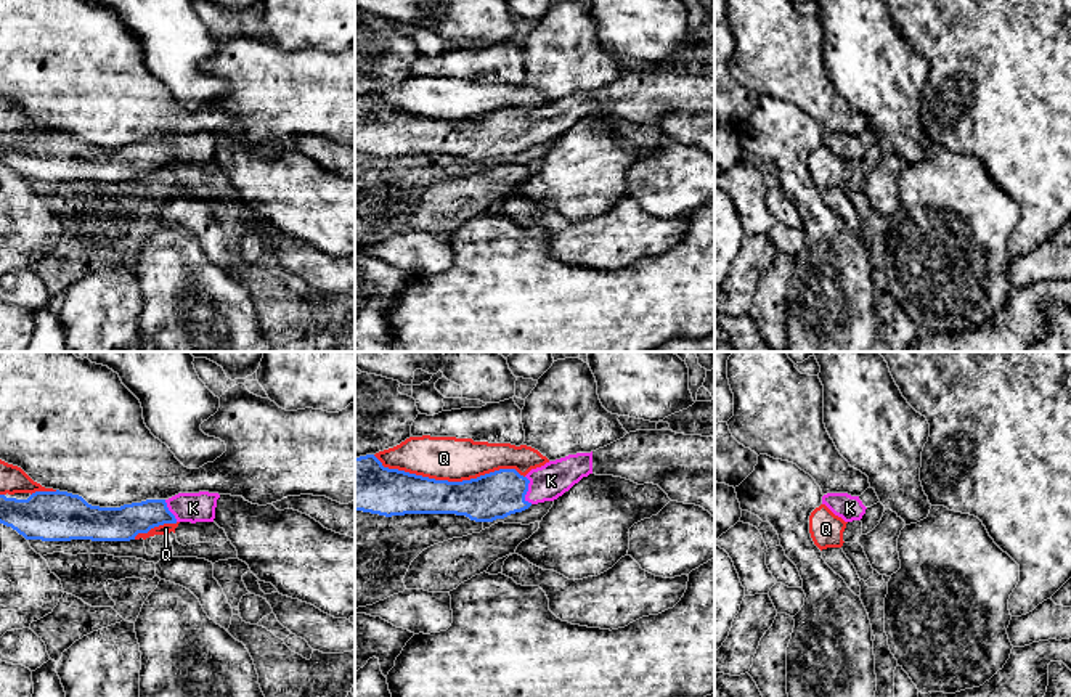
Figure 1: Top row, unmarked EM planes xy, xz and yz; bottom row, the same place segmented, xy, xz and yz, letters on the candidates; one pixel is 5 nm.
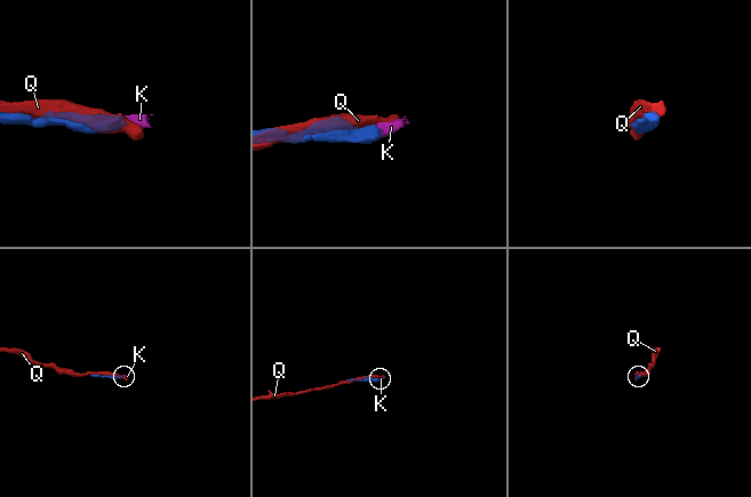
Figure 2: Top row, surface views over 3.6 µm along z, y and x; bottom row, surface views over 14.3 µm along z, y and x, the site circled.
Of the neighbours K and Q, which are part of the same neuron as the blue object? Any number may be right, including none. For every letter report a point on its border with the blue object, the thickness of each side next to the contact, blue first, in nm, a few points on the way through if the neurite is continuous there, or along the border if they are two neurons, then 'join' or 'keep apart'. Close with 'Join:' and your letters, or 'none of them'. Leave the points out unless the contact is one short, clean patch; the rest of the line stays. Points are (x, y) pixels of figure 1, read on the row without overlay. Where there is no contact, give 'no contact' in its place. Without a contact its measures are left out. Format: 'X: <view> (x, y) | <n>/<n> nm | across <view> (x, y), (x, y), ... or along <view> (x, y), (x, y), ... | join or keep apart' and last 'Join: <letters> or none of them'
K: xz (527, 130) | 240/180 nm | across xz (496, 135), (527, 130), (551, 121) | join
Q: xz (447, 121) | 240/220 nm | keep apart
Join: K

